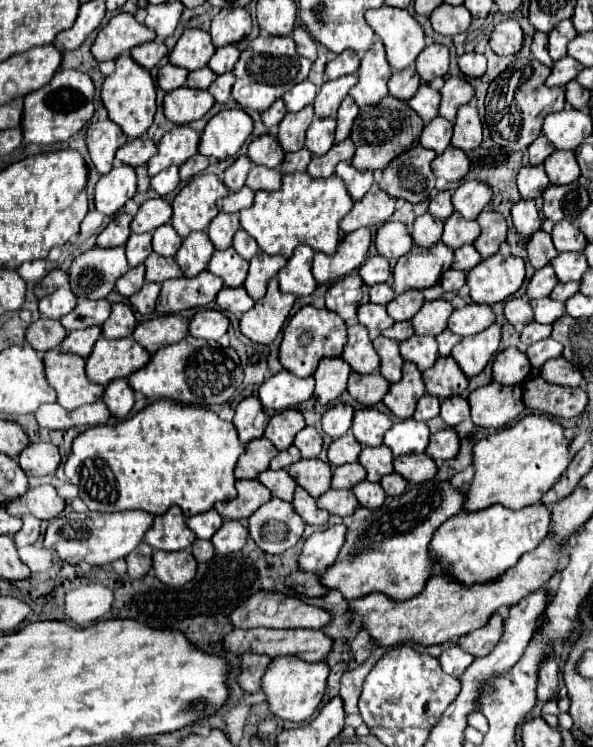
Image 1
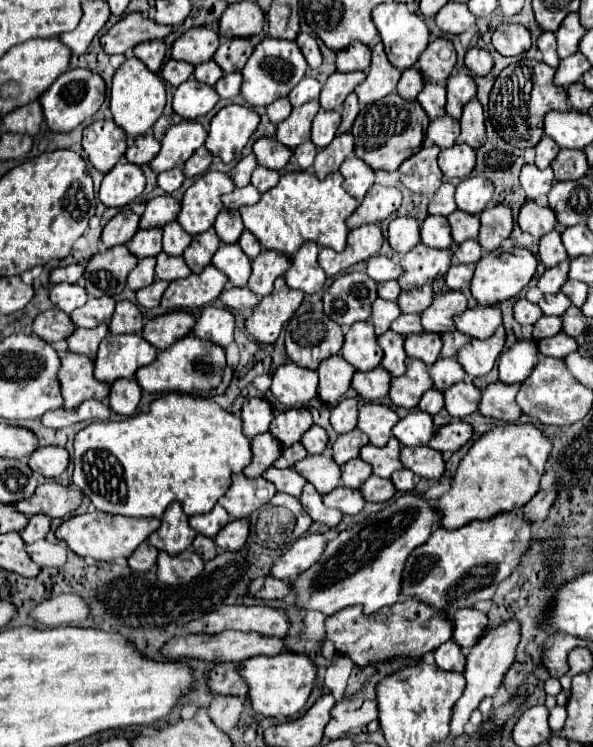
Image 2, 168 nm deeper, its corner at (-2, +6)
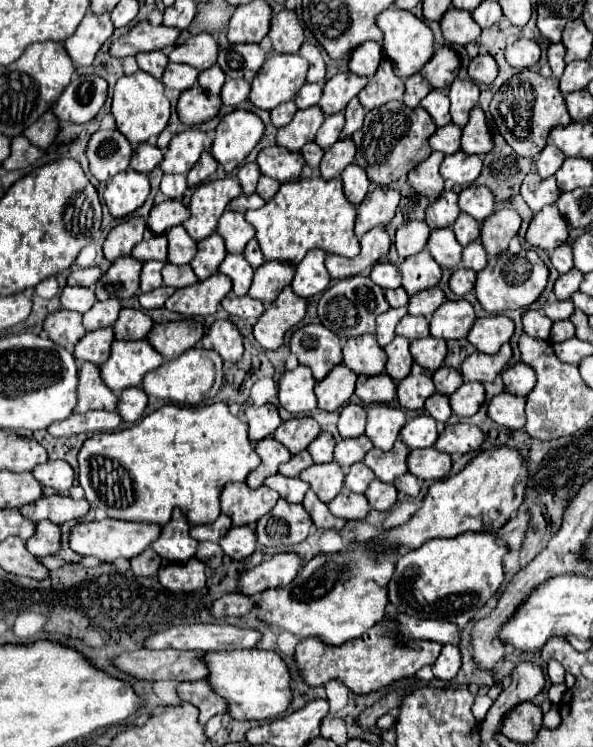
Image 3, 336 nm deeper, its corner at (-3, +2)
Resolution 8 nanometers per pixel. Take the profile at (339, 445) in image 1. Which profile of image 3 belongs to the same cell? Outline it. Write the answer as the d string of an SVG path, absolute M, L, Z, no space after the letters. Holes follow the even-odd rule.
M361 435L361 437L355 437L355 439L343 439L335 445L335 461L347 469L351 467L353 463L359 463L363 461L365 453L373 447L373 443L369 441L369 437Z

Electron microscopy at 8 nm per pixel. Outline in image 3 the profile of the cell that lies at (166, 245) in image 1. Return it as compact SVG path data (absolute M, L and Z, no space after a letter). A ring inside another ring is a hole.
M181 225L171 227L167 231L167 239L169 239L169 261L171 263L185 265L195 257L197 243L189 237L189 233L185 233Z

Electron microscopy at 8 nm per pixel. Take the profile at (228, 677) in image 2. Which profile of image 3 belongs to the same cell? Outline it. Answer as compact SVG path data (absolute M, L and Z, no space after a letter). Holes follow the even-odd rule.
M185 681L177 685L177 691L185 703L191 703L201 711L201 723L207 723L213 715L227 711L227 701L209 687L209 681Z

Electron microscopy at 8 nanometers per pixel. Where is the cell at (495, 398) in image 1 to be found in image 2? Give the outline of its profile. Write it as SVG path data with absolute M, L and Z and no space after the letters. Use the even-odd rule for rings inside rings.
M502 381L488 385L482 391L482 401L478 405L478 411L486 417L500 419L506 423L518 421L522 415L522 409L516 403L516 393L520 385L504 385Z

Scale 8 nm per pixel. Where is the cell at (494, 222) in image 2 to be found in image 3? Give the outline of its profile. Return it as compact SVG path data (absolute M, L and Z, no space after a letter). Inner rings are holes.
M501 209L489 215L481 225L481 243L487 255L499 255L507 251L509 241L517 235L521 219L513 209Z

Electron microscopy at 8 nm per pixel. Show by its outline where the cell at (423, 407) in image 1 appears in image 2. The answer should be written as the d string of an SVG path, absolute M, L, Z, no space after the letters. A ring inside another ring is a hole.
M430 389L422 395L420 399L420 405L418 405L422 411L430 413L430 415L436 415L442 407L444 407L444 393L438 391L438 389Z

